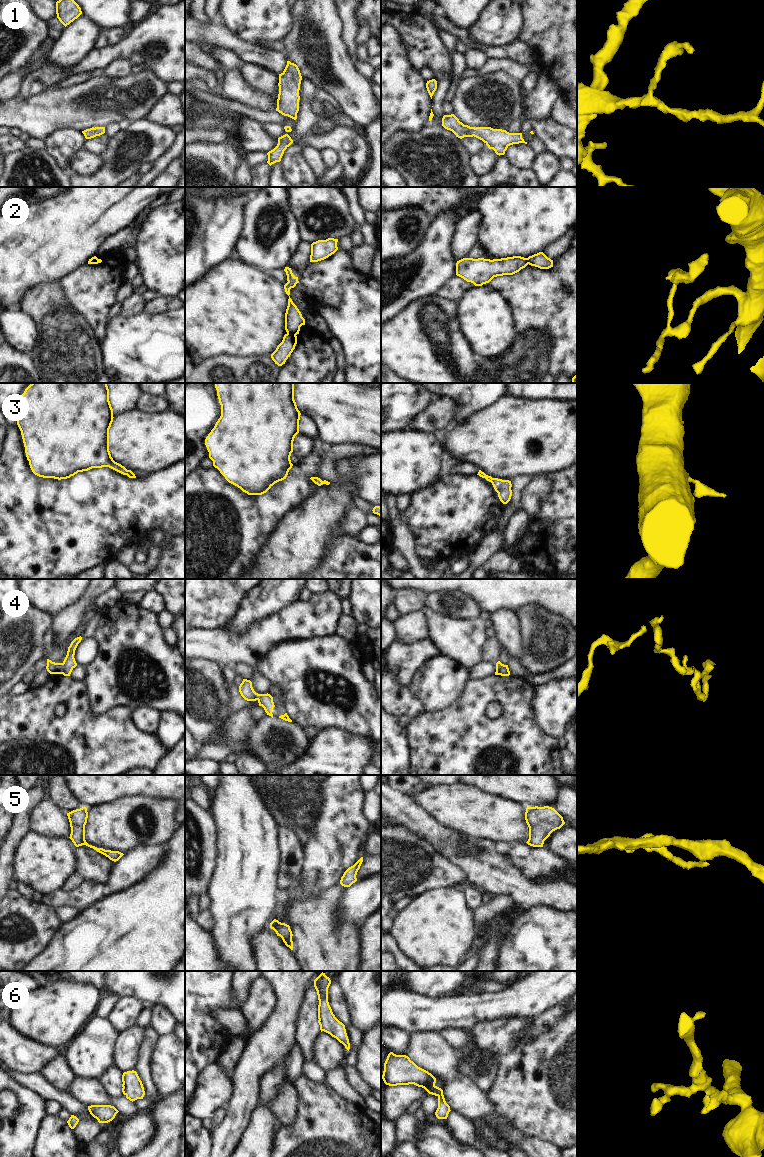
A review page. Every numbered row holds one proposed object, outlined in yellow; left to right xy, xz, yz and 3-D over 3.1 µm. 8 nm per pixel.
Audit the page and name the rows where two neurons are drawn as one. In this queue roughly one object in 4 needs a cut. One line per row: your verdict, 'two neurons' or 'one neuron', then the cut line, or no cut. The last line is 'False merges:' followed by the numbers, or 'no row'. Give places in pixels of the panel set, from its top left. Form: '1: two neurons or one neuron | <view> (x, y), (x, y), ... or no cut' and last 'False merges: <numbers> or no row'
1: one neuron | no cut
2: two neurons | xz (287, 333), (295, 335)
3: one neuron | no cut
4: one neuron | no cut
5: one neuron | no cut
6: one neuron | no cut
False merges: 2

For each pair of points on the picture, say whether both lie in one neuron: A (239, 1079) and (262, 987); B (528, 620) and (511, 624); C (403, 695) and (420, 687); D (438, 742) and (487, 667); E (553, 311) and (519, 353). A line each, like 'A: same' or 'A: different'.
A: different
B: different
C: different
D: different
E: different

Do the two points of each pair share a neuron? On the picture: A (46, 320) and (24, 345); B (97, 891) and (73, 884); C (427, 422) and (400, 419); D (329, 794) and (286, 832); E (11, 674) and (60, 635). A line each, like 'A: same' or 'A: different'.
A: different
B: different
C: different
D: different
E: different

